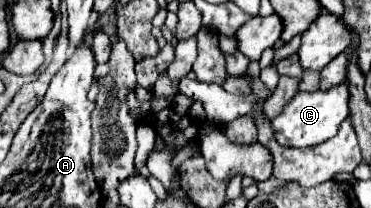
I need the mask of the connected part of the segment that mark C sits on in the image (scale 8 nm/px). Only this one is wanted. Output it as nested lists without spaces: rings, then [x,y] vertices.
[[[341,83],[327,91],[299,91],[293,101],[277,115],[271,125],[283,147],[311,147],[337,135],[341,123],[349,117],[349,83]]]

